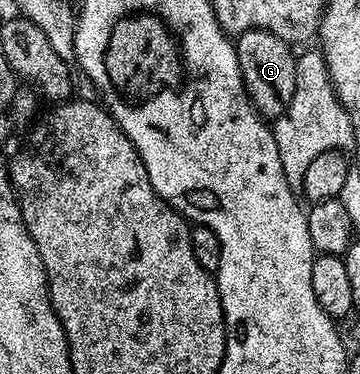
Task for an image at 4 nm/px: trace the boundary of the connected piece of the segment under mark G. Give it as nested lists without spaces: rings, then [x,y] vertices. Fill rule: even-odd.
[[[245,30],[236,35],[235,45],[237,48],[237,59],[241,69],[241,79],[245,85],[245,92],[253,102],[261,117],[266,120],[276,120],[281,114],[287,112],[288,105],[295,96],[295,76],[298,55],[293,54],[294,47],[284,42],[279,36],[275,36],[266,30]]]

